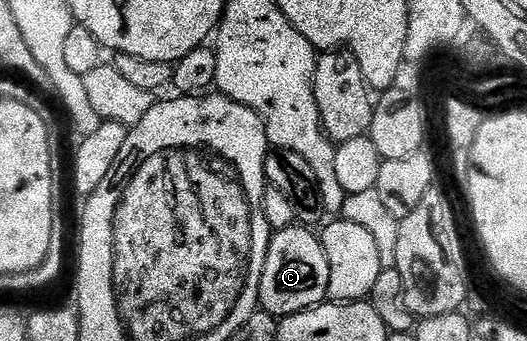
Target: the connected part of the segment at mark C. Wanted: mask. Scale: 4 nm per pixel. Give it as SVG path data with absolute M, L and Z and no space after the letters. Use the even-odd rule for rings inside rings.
M295 225L271 234L268 253L264 261L264 273L258 290L261 310L275 317L295 315L309 307L327 302L328 257L322 248L322 240L309 226Z

